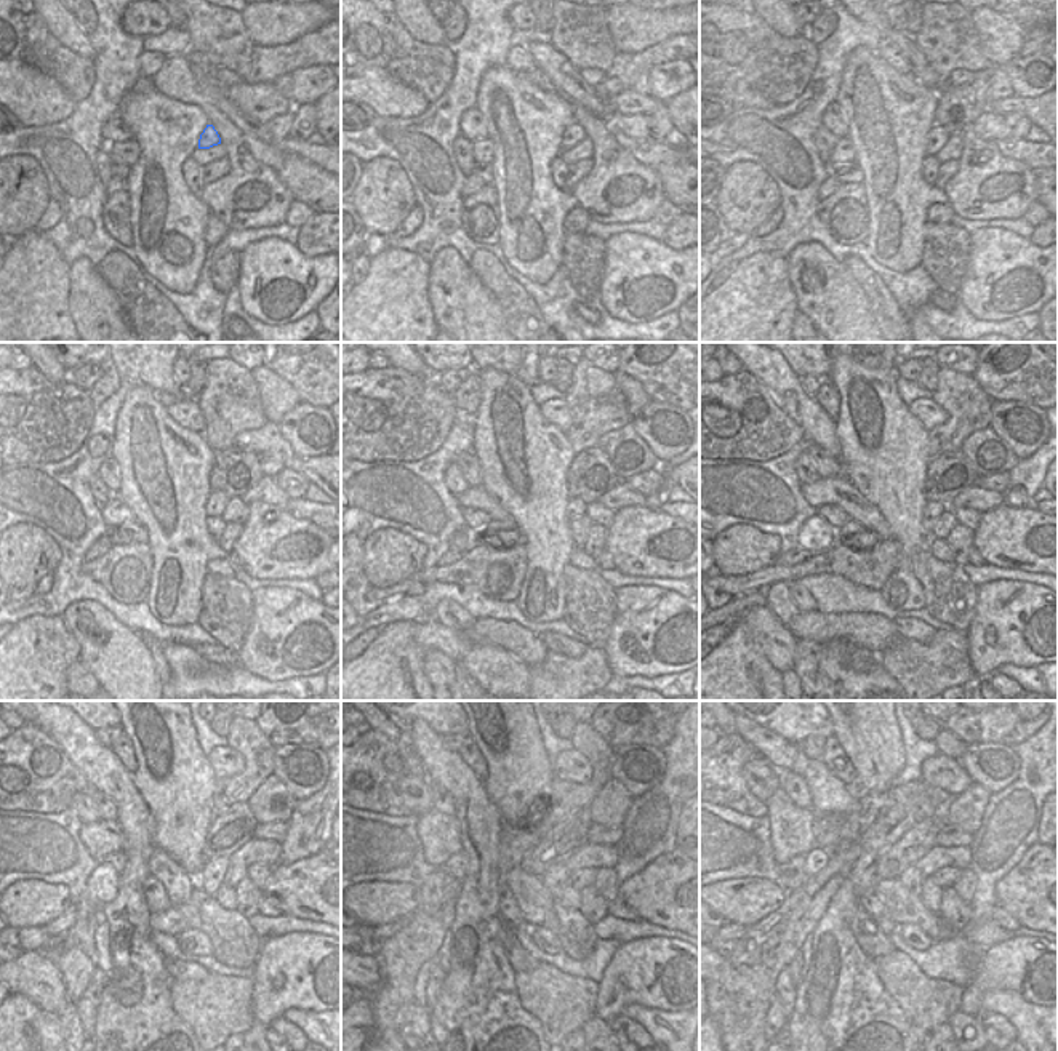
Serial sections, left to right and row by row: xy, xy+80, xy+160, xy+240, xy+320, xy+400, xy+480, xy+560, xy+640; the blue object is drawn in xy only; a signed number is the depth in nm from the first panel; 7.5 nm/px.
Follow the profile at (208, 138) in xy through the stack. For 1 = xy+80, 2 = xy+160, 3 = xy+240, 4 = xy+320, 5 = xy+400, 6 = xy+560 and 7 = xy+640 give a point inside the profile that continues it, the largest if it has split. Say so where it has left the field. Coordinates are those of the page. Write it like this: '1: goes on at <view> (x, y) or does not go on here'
1: goes on at xy+80 (573, 135)
2: goes on at xy+160 (937, 136)
3: goes on at xy+240 (216, 503)
4: goes on at xy+320 (575, 507)
5: goes on at xy+400 (933, 511)
6: goes on at xy+560 (556, 877)
7: goes on at xy+640 (913, 879)

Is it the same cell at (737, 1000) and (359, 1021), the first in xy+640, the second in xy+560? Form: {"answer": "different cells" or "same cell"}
{"answer": "different cells"}

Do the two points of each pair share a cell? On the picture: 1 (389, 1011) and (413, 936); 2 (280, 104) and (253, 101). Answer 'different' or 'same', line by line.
1: same
2: same

